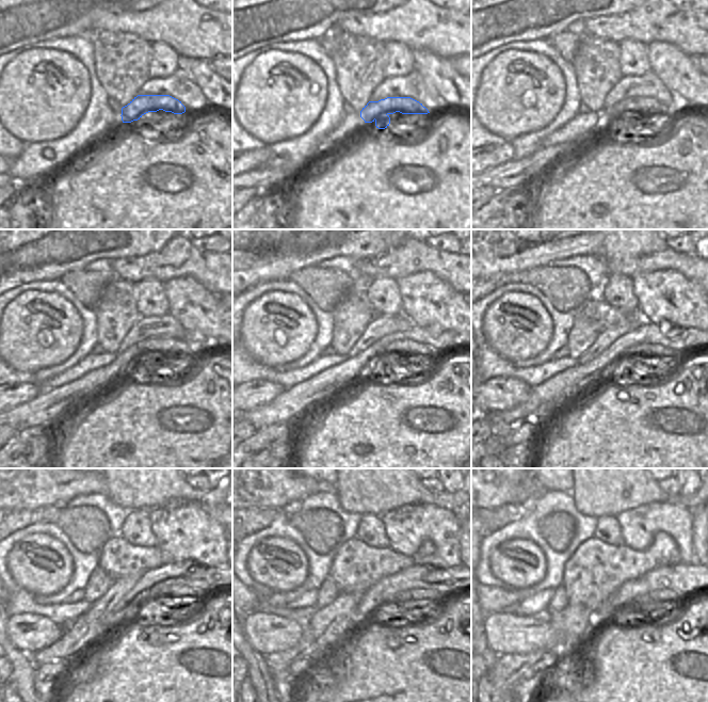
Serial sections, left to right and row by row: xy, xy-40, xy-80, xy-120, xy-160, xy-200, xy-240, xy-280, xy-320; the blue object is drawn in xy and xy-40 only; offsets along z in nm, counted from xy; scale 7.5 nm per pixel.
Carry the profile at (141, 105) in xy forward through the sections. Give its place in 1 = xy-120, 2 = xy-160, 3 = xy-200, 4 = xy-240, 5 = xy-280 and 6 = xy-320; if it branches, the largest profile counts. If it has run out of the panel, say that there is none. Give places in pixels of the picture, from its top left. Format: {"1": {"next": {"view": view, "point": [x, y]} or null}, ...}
{"1": {"next": {"view": "xy-120", "point": [153, 356]}}, "2": {"next": {"view": "xy-160", "point": [395, 359]}}, "3": {"next": {"view": "xy-200", "point": [634, 360]}}, "4": {"next": {"view": "xy-240", "point": [160, 599]}}, "5": {"next": {"view": "xy-280", "point": [402, 603]}}, "6": {"next": {"view": "xy-320", "point": [644, 603]}}}

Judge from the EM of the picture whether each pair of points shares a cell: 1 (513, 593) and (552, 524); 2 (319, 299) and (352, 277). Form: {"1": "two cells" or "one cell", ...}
{"1": "one cell", "2": "one cell"}

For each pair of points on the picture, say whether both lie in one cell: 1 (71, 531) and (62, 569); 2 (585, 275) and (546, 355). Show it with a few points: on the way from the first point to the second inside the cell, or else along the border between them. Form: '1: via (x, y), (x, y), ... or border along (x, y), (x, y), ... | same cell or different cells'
1: border along (47, 535), (58, 539), (69, 553), (73, 574) | different cells
2: via (565, 296), (562, 299), (559, 335) | same cell

